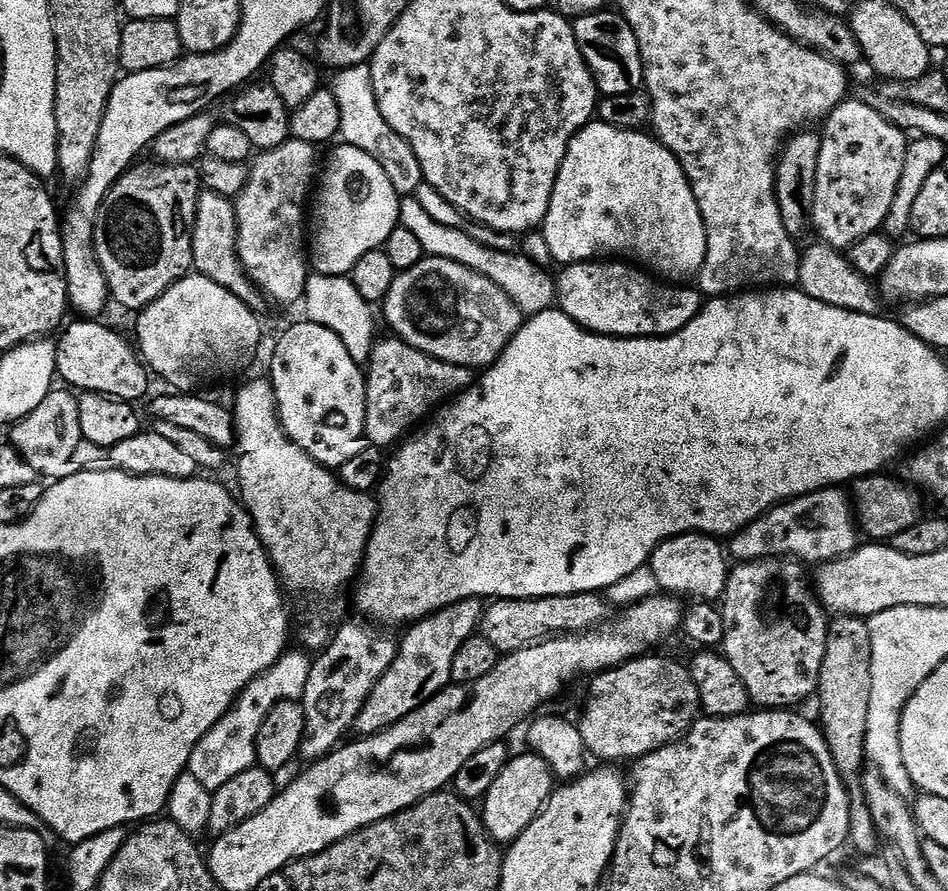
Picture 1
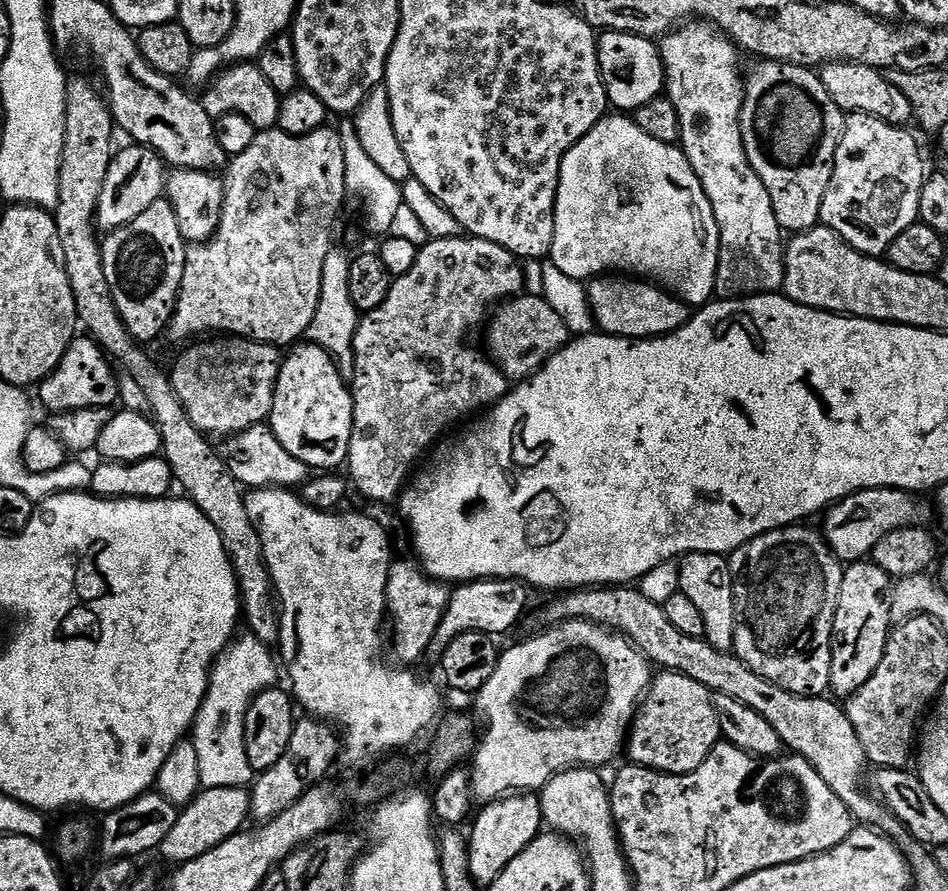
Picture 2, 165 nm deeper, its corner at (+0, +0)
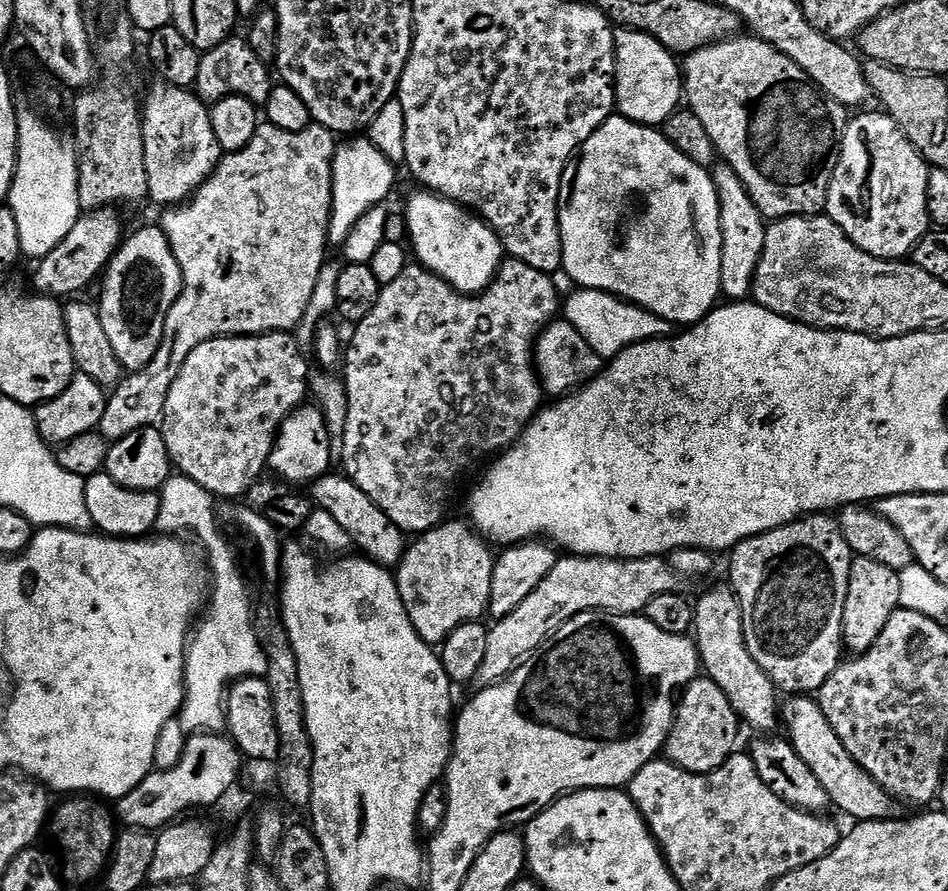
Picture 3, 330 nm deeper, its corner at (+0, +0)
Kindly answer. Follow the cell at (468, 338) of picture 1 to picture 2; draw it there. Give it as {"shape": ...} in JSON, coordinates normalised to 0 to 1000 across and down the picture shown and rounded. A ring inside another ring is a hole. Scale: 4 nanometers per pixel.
{"shape":[[[550,330],[531,338],[518,351],[513,364],[514,398],[537,429],[558,426],[584,396],[597,389],[601,380],[596,361],[584,350],[583,345],[577,341],[574,333],[570,330],[557,331]]]}

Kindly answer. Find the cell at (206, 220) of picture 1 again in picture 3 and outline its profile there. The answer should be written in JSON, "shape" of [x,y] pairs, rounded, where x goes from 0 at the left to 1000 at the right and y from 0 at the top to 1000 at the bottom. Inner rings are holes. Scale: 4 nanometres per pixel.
{"shape":[[[161,89],[156,109],[150,112],[152,136],[152,176],[154,177],[154,200],[156,201],[157,226],[172,231],[189,231],[201,221],[224,199],[224,192],[232,185],[234,167],[230,155],[226,155],[226,141],[220,118],[216,117],[206,102],[177,94],[171,89]]]}

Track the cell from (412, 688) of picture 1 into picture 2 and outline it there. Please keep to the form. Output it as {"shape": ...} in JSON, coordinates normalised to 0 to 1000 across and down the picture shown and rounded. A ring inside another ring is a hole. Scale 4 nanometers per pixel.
{"shape":[[[500,651],[478,659],[470,689],[462,703],[462,712],[458,712],[455,731],[468,733],[484,713],[496,708],[512,709],[513,713],[527,716],[531,709],[538,708],[552,694],[557,682],[557,668],[558,661],[546,651]]]}

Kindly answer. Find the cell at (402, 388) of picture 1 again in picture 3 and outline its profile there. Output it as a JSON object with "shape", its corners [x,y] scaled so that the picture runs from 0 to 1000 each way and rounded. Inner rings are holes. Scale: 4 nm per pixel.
{"shape":[[[533,291],[523,304],[523,313],[512,328],[505,330],[491,330],[481,328],[466,312],[442,295],[435,294],[416,316],[404,320],[399,330],[399,340],[386,357],[382,357],[380,364],[374,365],[371,383],[368,380],[365,386],[365,394],[361,405],[361,428],[368,449],[368,464],[365,468],[364,495],[361,504],[361,530],[368,539],[416,586],[428,599],[442,599],[453,597],[455,593],[462,591],[469,587],[472,561],[477,557],[477,547],[485,539],[485,533],[493,525],[501,523],[505,516],[514,517],[520,510],[526,510],[534,503],[540,502],[544,493],[553,485],[557,475],[565,468],[572,457],[572,437],[570,423],[563,407],[563,392],[565,378],[588,358],[593,346],[593,333],[586,328],[586,322],[581,309],[576,305],[563,303],[563,299],[555,299],[555,294]]]}

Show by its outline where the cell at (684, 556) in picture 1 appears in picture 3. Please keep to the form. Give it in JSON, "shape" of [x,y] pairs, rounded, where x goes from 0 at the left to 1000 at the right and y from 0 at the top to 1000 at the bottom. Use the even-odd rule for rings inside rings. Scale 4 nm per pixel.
{"shape":[[[771,659],[751,660],[743,664],[732,678],[734,698],[732,717],[734,728],[738,732],[741,754],[746,762],[753,764],[770,783],[777,804],[786,814],[789,813],[797,824],[814,824],[821,808],[821,773],[815,768],[808,752],[795,743],[791,730],[787,725],[787,712],[783,703],[783,680],[778,676]]]}

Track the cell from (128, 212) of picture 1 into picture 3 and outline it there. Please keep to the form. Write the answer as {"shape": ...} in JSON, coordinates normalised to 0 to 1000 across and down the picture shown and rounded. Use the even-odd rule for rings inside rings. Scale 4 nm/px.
{"shape":[[[168,254],[148,256],[138,265],[139,262],[123,278],[121,287],[109,306],[110,324],[105,328],[105,337],[103,336],[108,366],[116,379],[120,397],[124,397],[124,406],[135,420],[150,415],[167,397],[171,370],[175,366],[175,352],[179,352],[179,343],[184,343],[190,327],[194,324],[192,303],[188,299],[188,290],[184,290],[184,281],[173,257]]]}

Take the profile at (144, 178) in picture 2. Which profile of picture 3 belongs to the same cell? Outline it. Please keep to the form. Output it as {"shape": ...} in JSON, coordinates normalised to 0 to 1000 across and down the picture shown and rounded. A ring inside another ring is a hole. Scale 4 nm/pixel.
{"shape":[[[118,231],[90,237],[78,258],[74,258],[62,276],[39,295],[42,297],[38,301],[37,327],[56,334],[80,334],[100,314],[102,318],[133,265],[122,238],[126,237]]]}

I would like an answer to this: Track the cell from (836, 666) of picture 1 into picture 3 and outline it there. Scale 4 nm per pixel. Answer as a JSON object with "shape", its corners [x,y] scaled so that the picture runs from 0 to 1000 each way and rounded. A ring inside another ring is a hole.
{"shape":[[[922,626],[900,627],[897,635],[897,658],[892,667],[892,680],[888,689],[888,707],[890,708],[889,726],[896,733],[906,734],[918,730],[922,721],[926,721],[926,712],[935,707],[935,698],[950,681],[951,673],[950,643],[939,640],[939,635],[930,635],[930,631],[922,631]]]}

